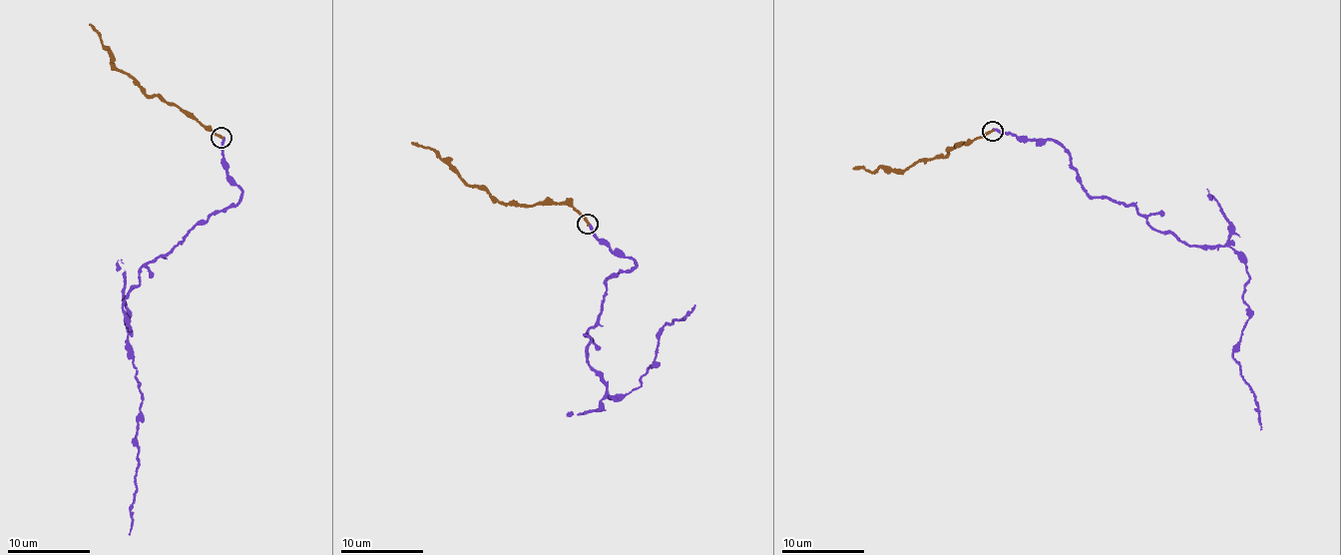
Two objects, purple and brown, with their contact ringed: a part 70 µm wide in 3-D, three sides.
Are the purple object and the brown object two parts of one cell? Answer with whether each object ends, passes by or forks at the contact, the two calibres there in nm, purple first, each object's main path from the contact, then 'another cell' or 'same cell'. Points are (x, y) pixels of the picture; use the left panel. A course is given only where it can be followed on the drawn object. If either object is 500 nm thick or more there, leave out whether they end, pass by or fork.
purple ends | brown ends | 280/240 nm | purple via (222, 138), (238, 201), (141, 269), (122, 308), (142, 392), (129, 534) | brown via (222, 138), (187, 117), (176, 105), (145, 94), (131, 76), (122, 73), (90, 24) | same cell

